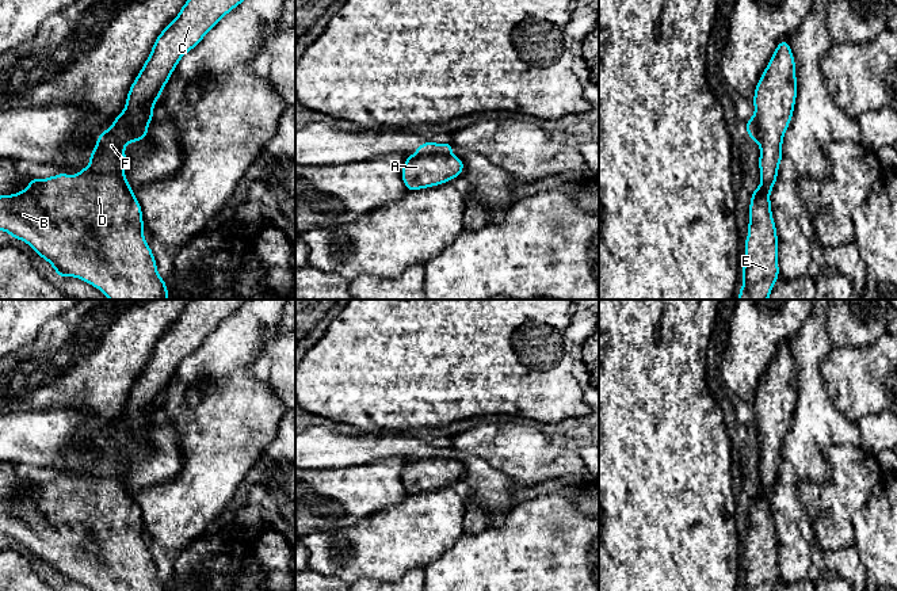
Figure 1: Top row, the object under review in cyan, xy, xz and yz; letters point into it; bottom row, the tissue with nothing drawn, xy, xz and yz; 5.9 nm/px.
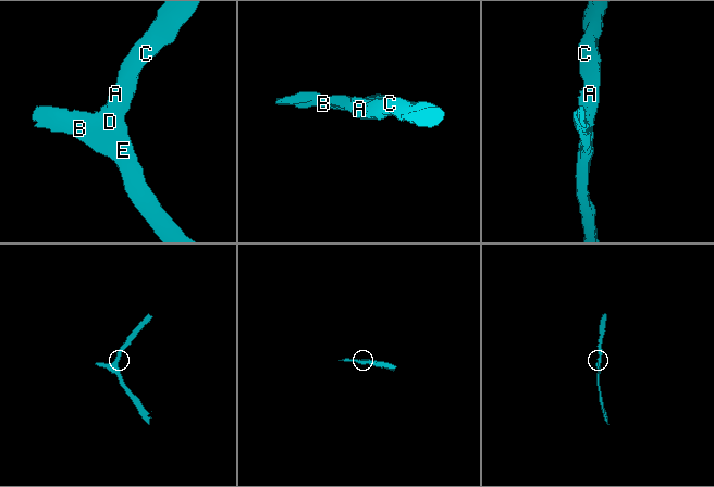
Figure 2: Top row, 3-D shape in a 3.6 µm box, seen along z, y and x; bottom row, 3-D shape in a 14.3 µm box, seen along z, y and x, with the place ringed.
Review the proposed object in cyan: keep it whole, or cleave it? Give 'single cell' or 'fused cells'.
fused cells

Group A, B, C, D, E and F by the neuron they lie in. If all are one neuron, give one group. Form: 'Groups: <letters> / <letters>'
Groups: A B C D E / F

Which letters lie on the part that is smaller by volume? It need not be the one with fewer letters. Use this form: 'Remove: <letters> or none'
Remove: F

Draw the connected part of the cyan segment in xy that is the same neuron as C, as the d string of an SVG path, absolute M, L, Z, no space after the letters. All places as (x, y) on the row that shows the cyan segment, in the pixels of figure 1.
M187 0L179 15L160 33L148 60L127 92L125 110L114 119L114 122L123 123L130 129L129 144L148 137L146 130L135 136L134 129L140 125L148 126L154 118L154 102L161 96L180 58L243 1Z

